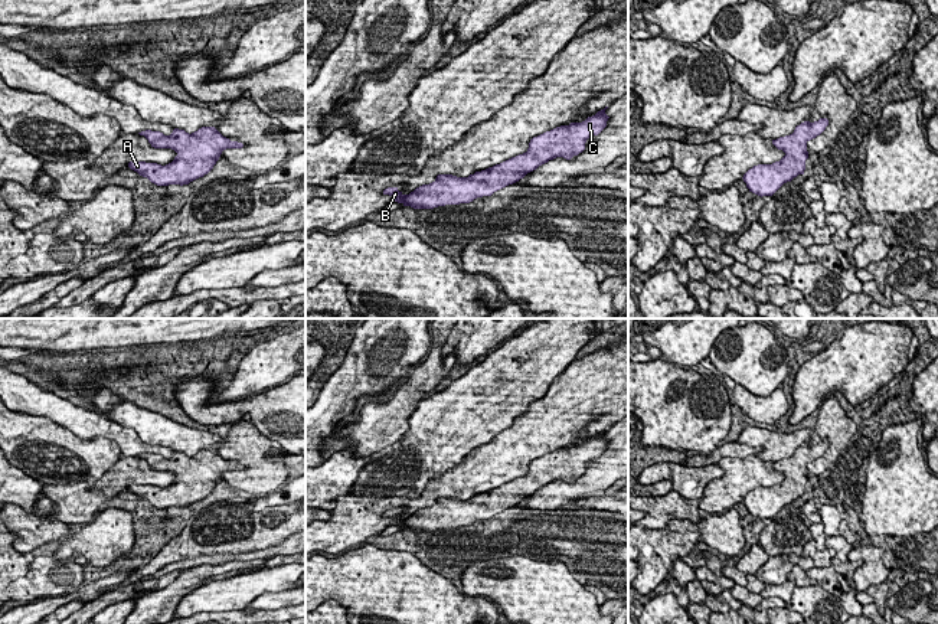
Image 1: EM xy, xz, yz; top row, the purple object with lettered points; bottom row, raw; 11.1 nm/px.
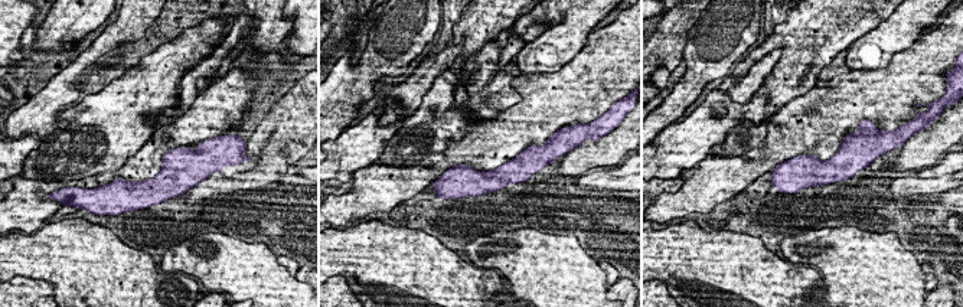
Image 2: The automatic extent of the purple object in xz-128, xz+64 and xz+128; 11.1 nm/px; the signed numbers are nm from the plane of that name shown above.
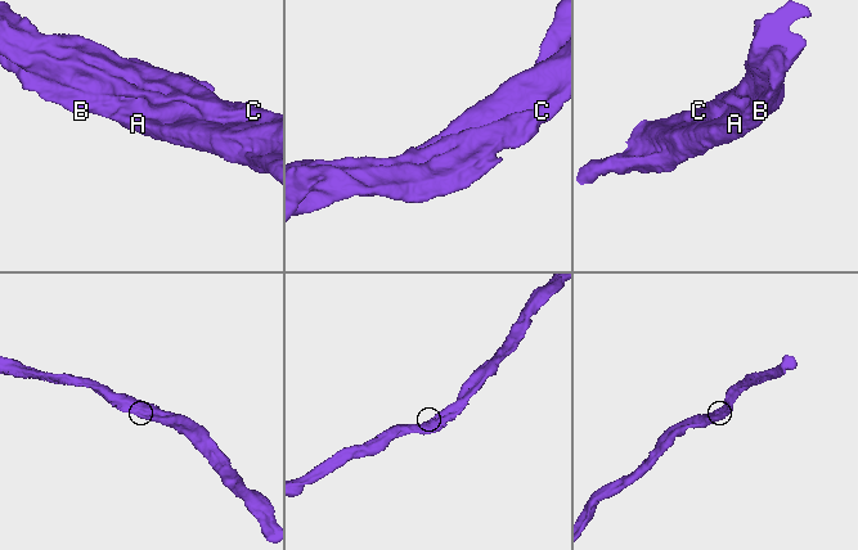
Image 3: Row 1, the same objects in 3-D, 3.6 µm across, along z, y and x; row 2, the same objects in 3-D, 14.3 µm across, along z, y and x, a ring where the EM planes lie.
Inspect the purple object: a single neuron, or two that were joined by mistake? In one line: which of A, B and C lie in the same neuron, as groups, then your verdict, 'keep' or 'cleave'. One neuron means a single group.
A B C; keep

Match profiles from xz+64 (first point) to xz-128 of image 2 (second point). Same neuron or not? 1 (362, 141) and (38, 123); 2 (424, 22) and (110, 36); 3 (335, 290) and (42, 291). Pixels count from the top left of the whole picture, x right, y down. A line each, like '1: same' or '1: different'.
1: different
2: different
3: same

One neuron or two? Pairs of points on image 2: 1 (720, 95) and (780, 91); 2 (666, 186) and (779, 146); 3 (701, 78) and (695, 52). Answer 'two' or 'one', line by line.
1: one
2: two
3: one

